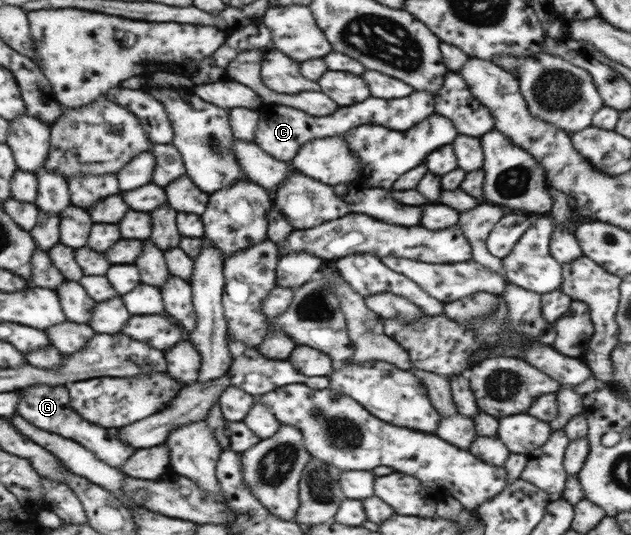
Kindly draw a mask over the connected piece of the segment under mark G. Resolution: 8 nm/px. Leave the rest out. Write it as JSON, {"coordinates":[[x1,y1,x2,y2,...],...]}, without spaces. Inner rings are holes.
{"coordinates":[[38,384,38,386,26,388,22,392,24,394,20,398,20,404,18,404,16,412,22,418,26,418,30,424,34,424,36,428,41,428,52,434,58,434,62,438,82,445,82,447,93,452,98,460,105,462,116,470,121,470,122,464,125,464,135,454,136,450,132,446,124,444,118,438,118,427,103,427,80,418,80,415,70,408,69,390,66,390,62,384,60,386,42,386,42,384]]}

